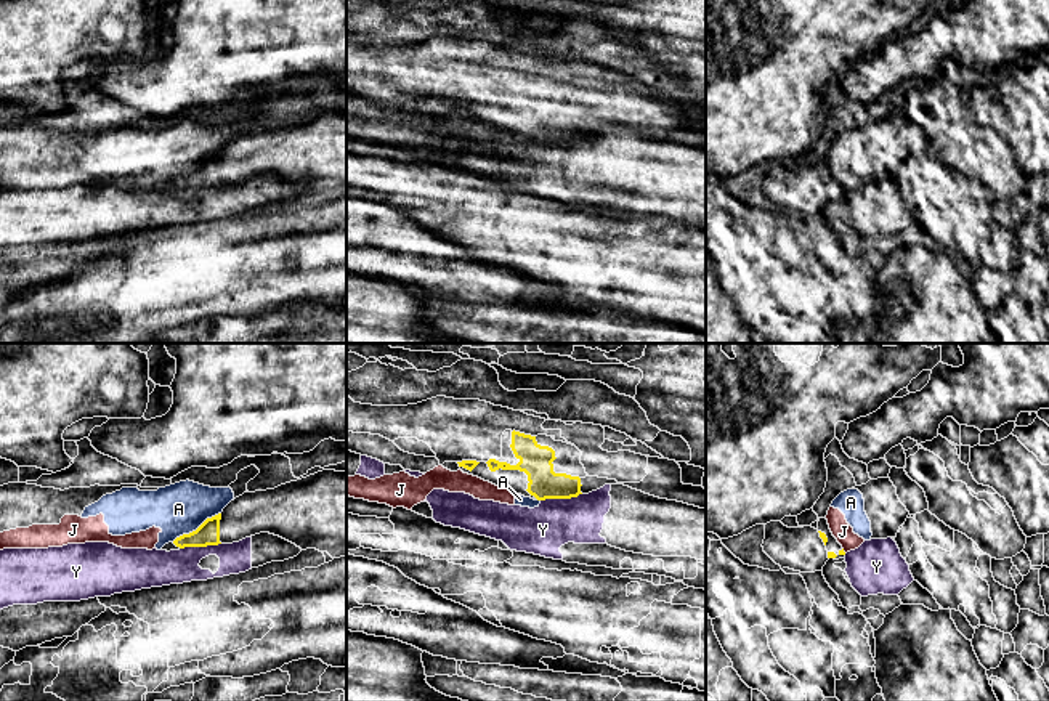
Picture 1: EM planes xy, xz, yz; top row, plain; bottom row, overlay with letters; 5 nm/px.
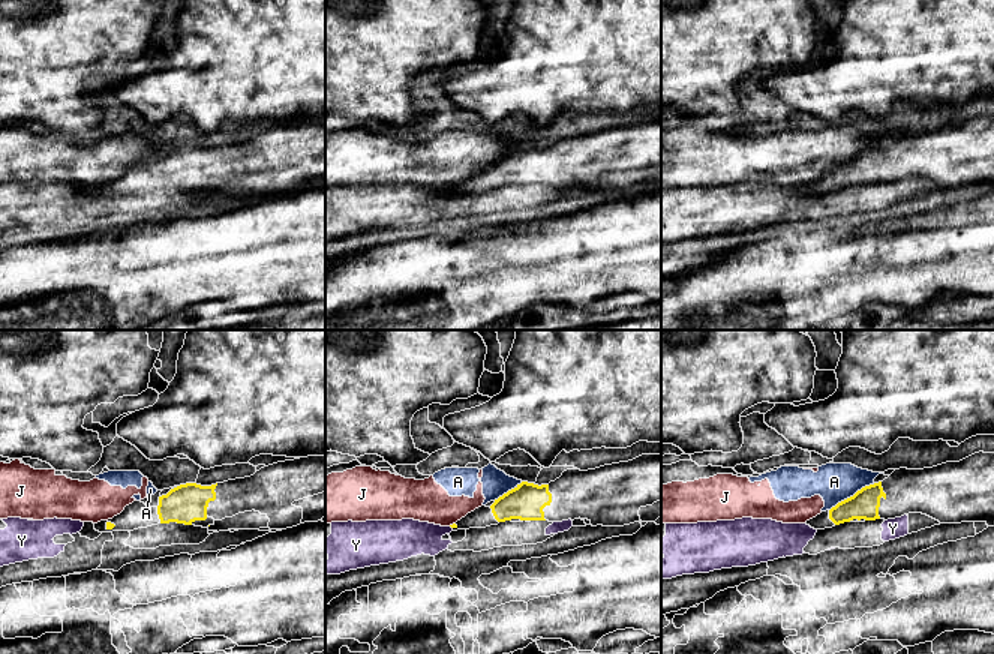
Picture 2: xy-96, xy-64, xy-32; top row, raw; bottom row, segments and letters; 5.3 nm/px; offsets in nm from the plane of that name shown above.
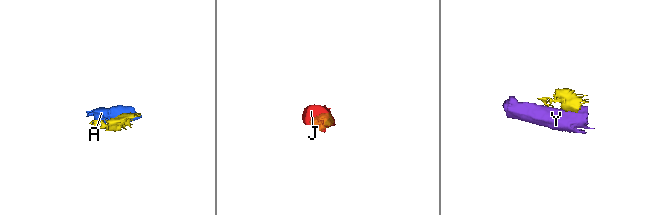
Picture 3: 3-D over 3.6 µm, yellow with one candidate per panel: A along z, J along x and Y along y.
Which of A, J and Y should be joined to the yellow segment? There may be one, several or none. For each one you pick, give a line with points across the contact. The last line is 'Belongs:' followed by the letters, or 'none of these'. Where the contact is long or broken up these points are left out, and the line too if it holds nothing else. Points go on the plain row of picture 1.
Belongs: none of these

